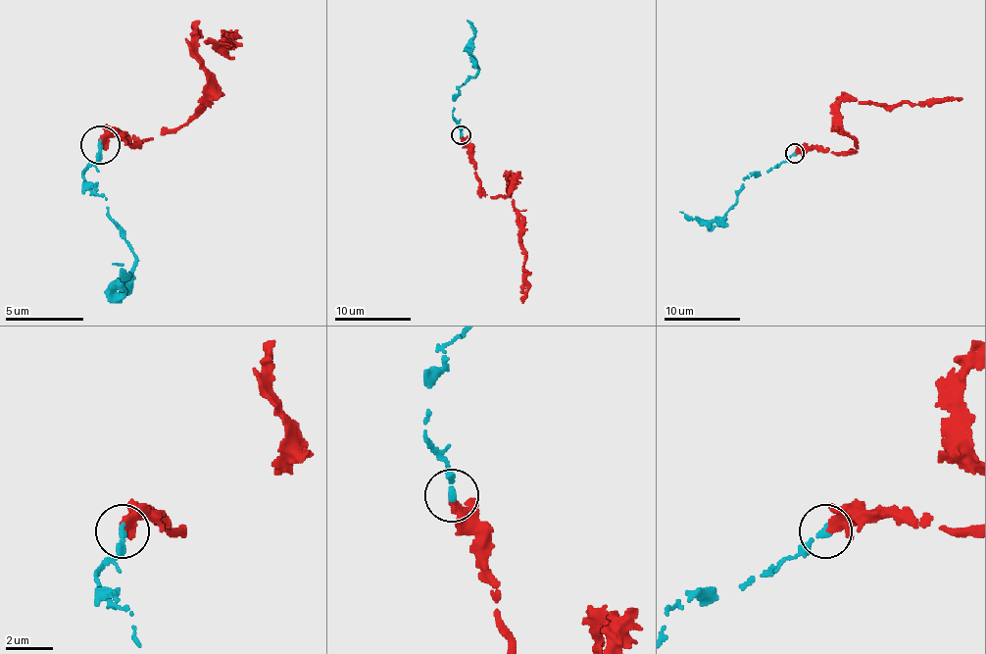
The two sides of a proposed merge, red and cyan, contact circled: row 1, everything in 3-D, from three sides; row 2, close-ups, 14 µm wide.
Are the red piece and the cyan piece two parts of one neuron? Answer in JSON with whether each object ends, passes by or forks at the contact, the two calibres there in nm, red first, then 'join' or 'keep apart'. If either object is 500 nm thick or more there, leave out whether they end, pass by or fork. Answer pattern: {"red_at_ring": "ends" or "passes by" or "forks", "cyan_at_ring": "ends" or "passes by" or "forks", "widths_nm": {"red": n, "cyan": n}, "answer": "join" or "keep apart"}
{"red_at_ring": "passes by", "cyan_at_ring": "ends", "widths_nm": {"red": 280, "cyan": 260}, "answer": "join"}

